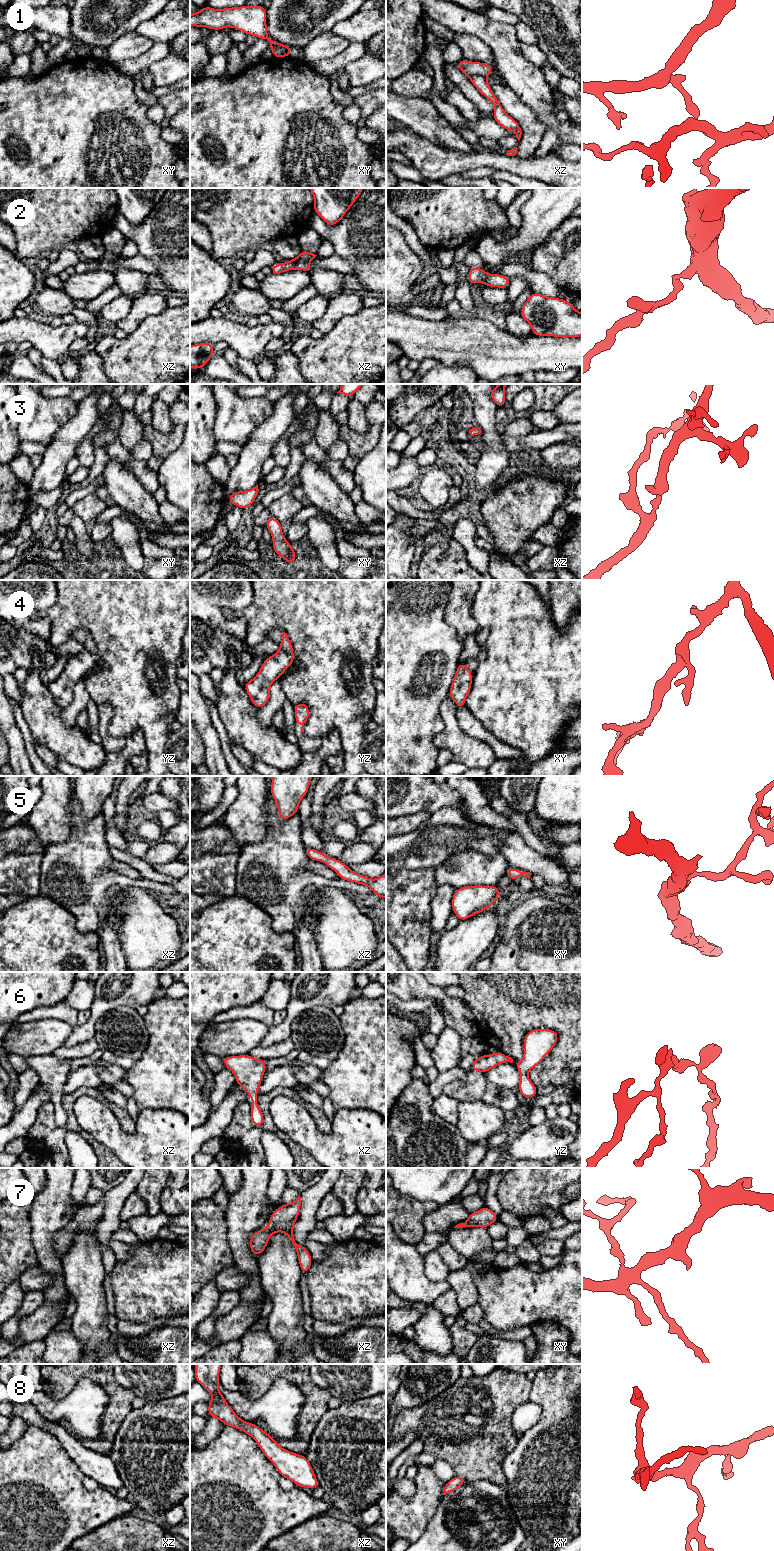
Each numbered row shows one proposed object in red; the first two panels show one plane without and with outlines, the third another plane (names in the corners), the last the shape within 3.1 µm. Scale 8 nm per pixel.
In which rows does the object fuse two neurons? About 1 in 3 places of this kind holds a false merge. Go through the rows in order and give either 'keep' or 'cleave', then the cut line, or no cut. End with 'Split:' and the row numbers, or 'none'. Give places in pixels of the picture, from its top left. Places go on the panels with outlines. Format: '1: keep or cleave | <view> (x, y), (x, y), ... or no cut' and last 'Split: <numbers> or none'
1: cleave | xz (485, 76), (471, 75), (469, 77)
2: keep | no cut
3: keep | no cut
4: keep | no cut
5: keep | no cut
6: keep | no cut
7: keep | no cut
8: keep | no cut
Split: 1

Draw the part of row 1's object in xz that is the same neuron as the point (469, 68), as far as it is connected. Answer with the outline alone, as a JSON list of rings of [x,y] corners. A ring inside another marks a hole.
[[[463,58],[456,65],[468,77],[473,75],[487,77],[493,70],[493,66],[491,64],[467,61]]]

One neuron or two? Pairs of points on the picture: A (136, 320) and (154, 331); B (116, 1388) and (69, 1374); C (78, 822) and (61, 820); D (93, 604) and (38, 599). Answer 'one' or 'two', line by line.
A: two
B: one
C: two
D: two

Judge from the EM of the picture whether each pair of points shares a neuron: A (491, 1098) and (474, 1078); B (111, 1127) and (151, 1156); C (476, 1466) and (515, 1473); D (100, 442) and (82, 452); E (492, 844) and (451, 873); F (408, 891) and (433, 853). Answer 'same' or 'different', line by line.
A: different
B: same
C: different
D: different
E: different
F: different

